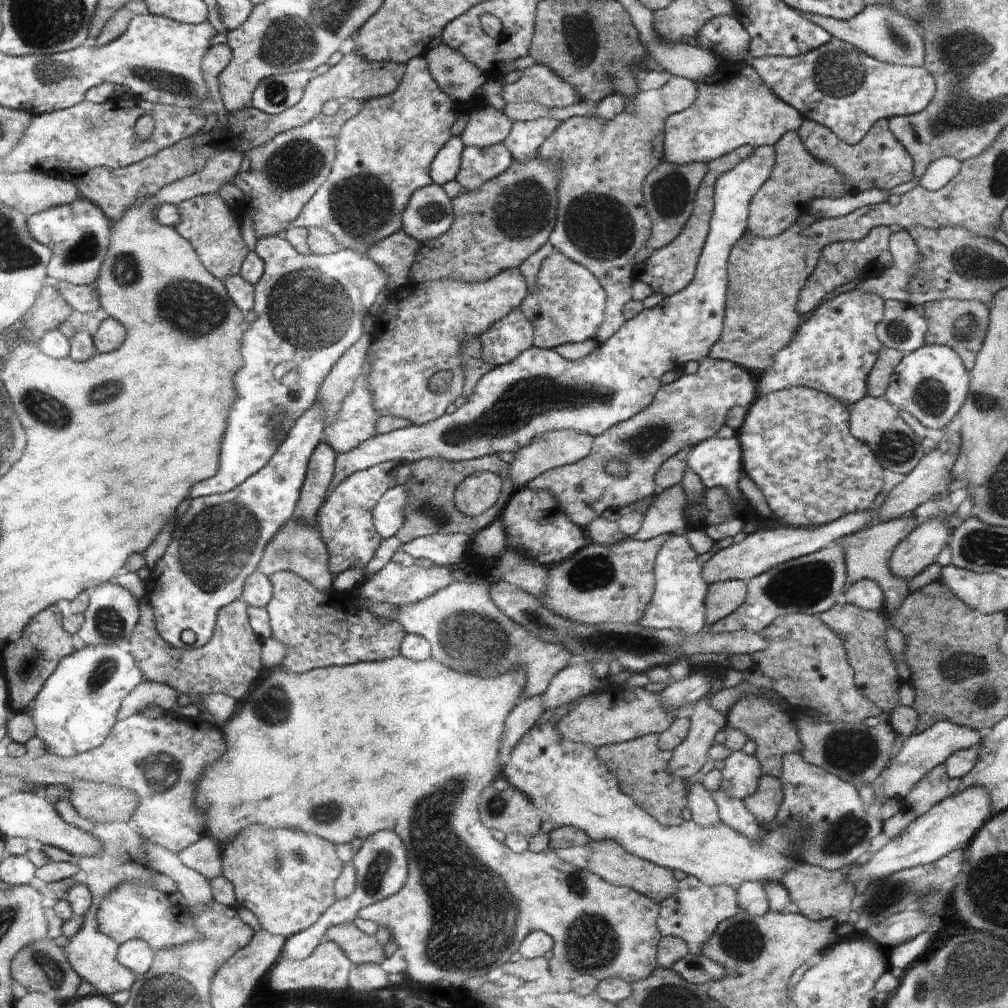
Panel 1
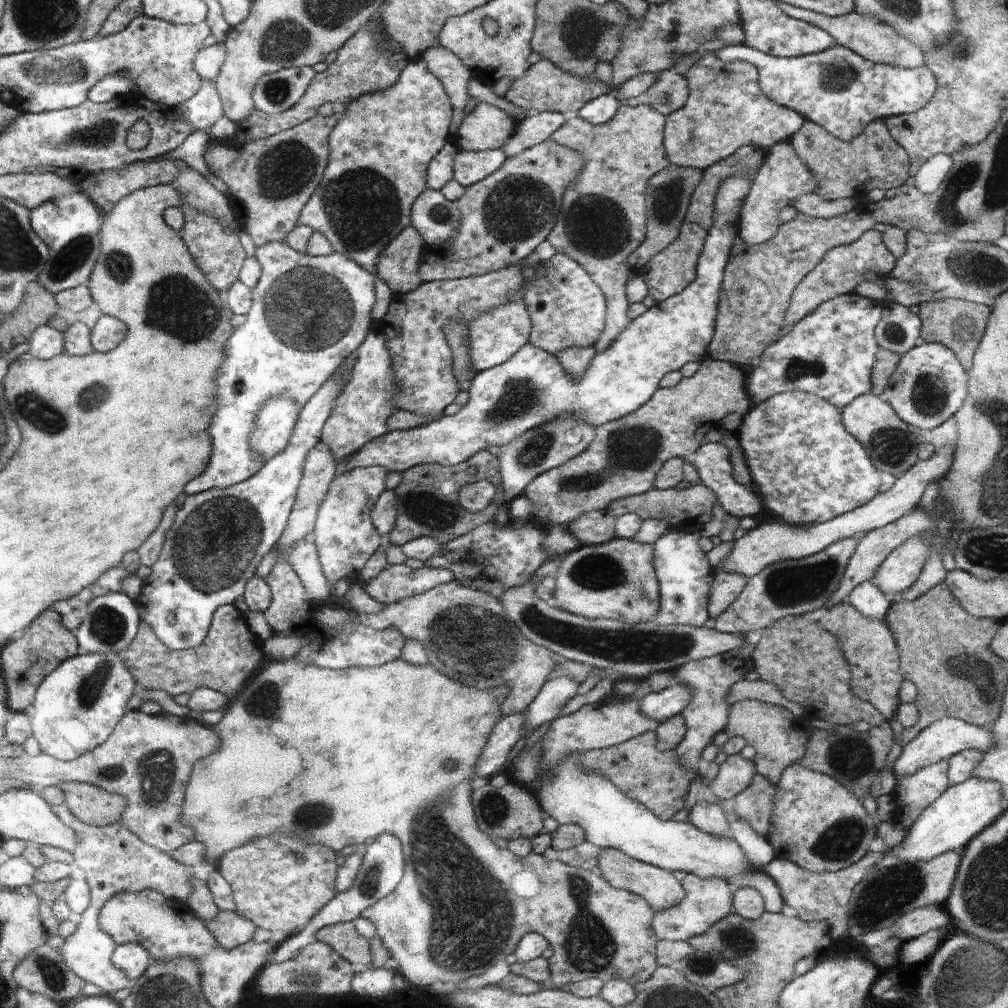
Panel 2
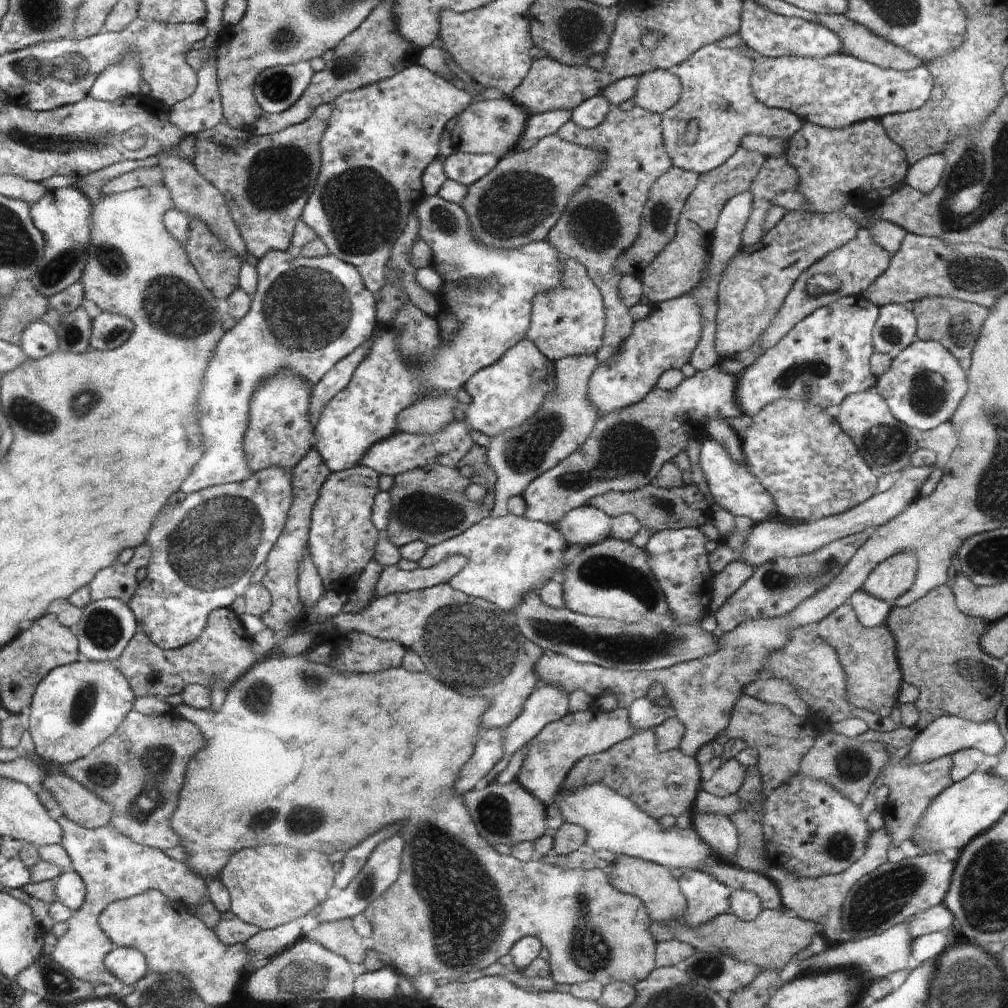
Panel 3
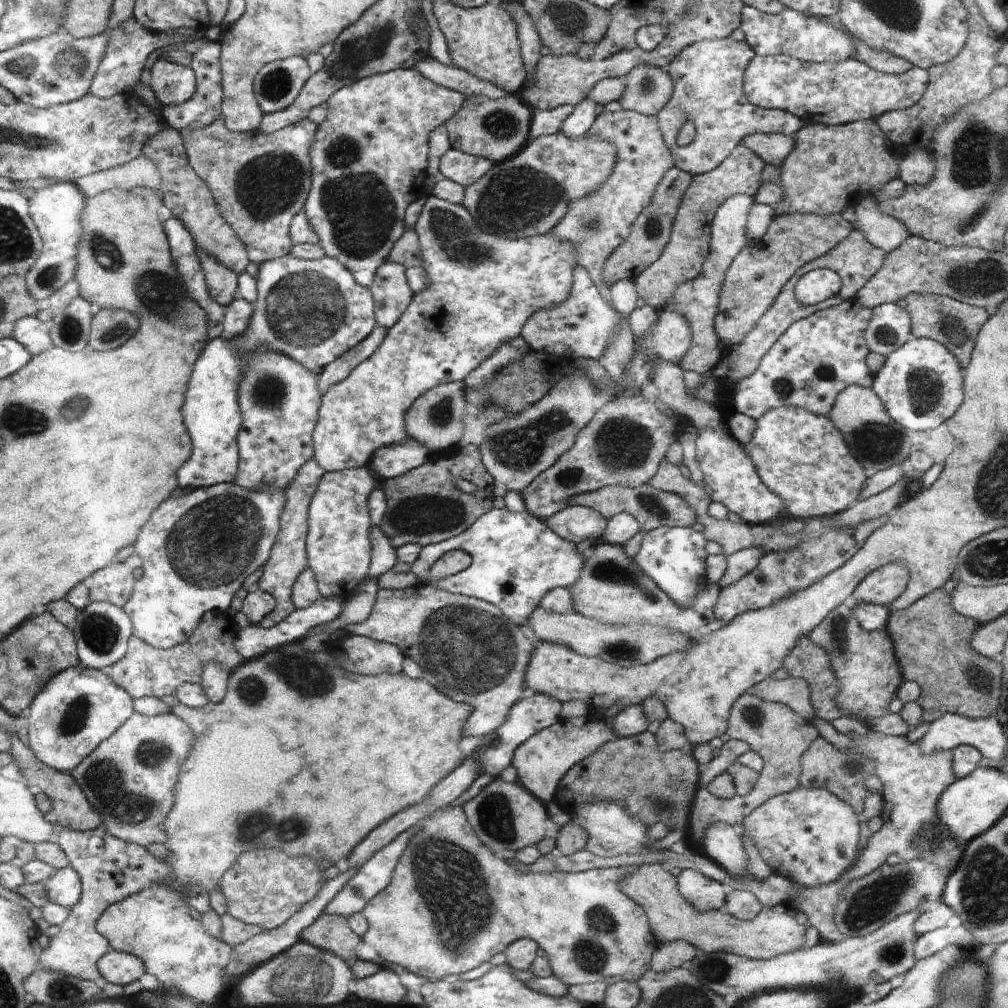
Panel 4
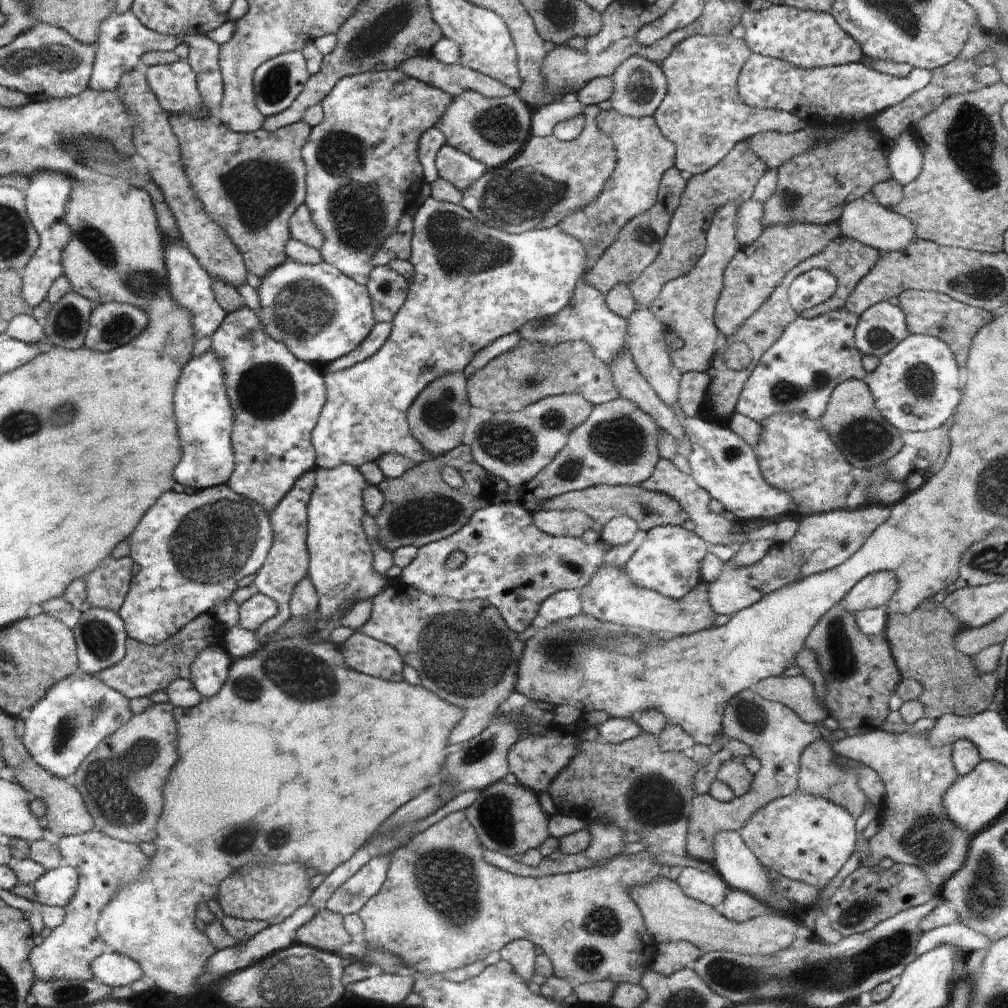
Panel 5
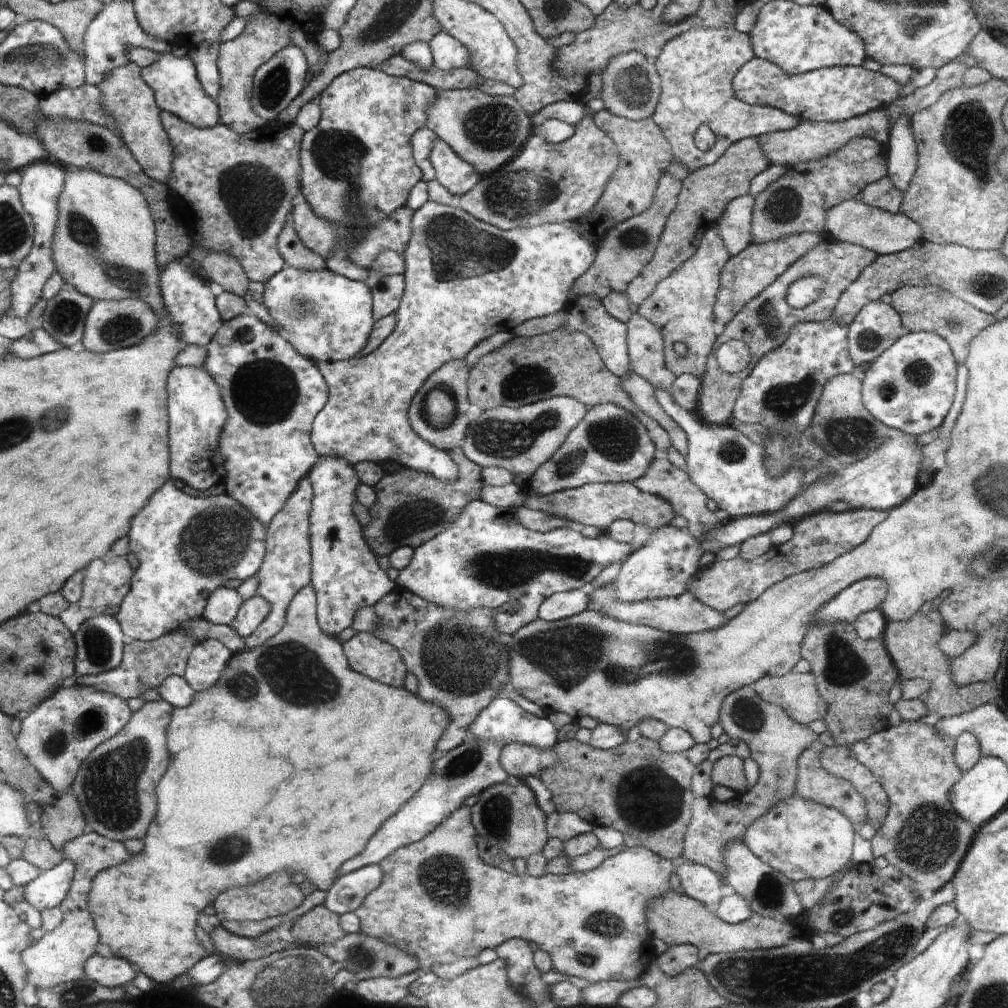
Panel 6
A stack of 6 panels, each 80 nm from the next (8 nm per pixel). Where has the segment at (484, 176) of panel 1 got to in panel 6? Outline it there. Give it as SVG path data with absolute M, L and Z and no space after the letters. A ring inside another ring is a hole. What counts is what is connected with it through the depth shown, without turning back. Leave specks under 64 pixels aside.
M440 138L435 142L430 159L435 167L435 179L452 194L462 196L482 180L482 174L477 168L460 158L460 155L457 155L451 146Z

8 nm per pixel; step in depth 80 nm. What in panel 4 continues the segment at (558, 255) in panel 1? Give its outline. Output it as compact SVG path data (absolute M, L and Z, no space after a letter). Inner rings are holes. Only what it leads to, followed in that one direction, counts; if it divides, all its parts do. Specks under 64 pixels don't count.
M576 264L574 268L574 284L570 294L553 307L535 310L530 320L523 326L522 338L530 347L538 352L553 357L571 355L574 358L597 359L606 353L611 344L611 336L619 325L621 316L603 297L583 266Z

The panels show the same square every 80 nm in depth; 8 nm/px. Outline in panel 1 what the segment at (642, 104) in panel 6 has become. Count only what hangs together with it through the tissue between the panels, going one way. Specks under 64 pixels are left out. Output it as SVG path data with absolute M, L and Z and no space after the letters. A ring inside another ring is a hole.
M672 75L661 89L669 114L679 113L695 104L699 96L698 82Z

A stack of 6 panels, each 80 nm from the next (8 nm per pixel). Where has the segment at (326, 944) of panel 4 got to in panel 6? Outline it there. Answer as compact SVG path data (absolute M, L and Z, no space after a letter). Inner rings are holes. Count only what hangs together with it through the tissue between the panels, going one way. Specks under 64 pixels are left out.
M323 904L294 920L290 928L292 938L298 945L331 945L341 939L345 932L338 920L339 914L328 910Z

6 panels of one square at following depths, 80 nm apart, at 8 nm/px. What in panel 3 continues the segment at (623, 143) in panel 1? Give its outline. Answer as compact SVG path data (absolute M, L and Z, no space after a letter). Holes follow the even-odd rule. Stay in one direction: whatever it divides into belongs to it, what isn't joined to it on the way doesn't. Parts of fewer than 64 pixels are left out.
M611 105L606 118L595 128L584 130L569 121L558 133L559 138L567 142L594 148L607 155L604 168L571 198L559 223L547 238L563 258L582 263L603 294L607 329L603 346L595 354L598 364L612 362L634 328L635 320L620 298L619 285L623 276L616 270L615 263L639 237L643 210L650 200L652 186L674 166L663 139L662 121L660 114L652 114L640 107L620 110Z

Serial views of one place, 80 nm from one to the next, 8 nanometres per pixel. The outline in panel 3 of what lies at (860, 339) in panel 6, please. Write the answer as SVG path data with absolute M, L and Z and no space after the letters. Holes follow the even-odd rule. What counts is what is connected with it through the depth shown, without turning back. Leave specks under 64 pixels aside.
M891 303L879 307L878 320L872 328L872 346L894 359L906 346L917 341L916 318L902 304Z

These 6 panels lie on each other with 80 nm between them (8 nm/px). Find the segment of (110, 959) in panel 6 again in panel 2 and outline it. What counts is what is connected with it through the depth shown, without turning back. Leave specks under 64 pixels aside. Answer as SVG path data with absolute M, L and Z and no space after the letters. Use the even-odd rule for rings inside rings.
M132 942L119 945L112 954L112 962L122 968L128 974L128 978L134 982L146 972L152 960L144 946L140 946L138 942Z

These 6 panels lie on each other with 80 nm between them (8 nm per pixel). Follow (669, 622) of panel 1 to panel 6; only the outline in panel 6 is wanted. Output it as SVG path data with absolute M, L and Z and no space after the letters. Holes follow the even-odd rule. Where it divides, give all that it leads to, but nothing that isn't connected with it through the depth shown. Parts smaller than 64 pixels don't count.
M666 525L653 530L646 543L625 558L612 582L615 597L622 602L632 602L641 598L680 596L698 572L698 560L704 552L698 538L686 528Z

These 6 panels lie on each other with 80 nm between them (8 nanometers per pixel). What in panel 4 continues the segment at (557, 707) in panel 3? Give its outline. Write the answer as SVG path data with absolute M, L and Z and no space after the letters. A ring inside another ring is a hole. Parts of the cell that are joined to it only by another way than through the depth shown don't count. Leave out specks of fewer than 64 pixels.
M538 691L527 693L509 711L509 718L502 727L483 737L470 736L467 740L462 741L463 762L470 757L474 757L483 766L480 775L490 773L493 774L494 778L499 778L501 772L514 760L520 745L524 744L536 733L560 720L561 705L562 703L558 699L550 695Z

